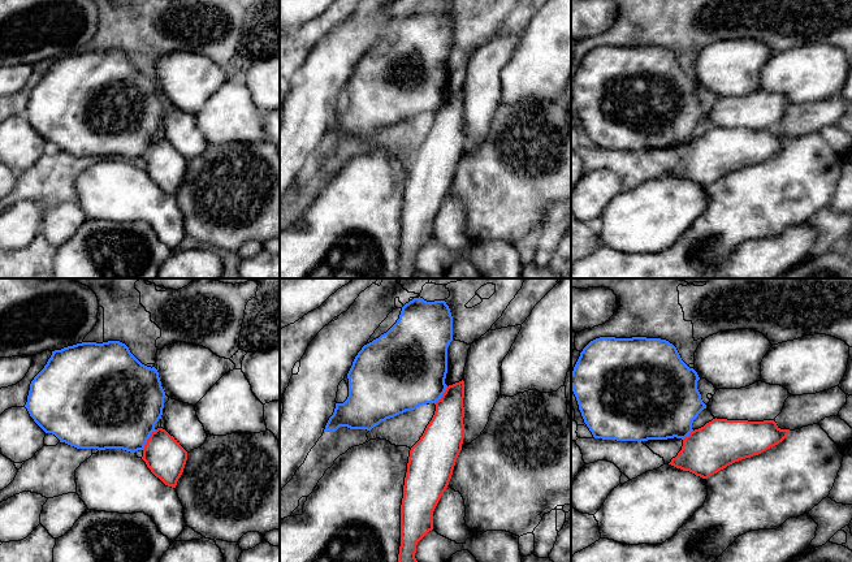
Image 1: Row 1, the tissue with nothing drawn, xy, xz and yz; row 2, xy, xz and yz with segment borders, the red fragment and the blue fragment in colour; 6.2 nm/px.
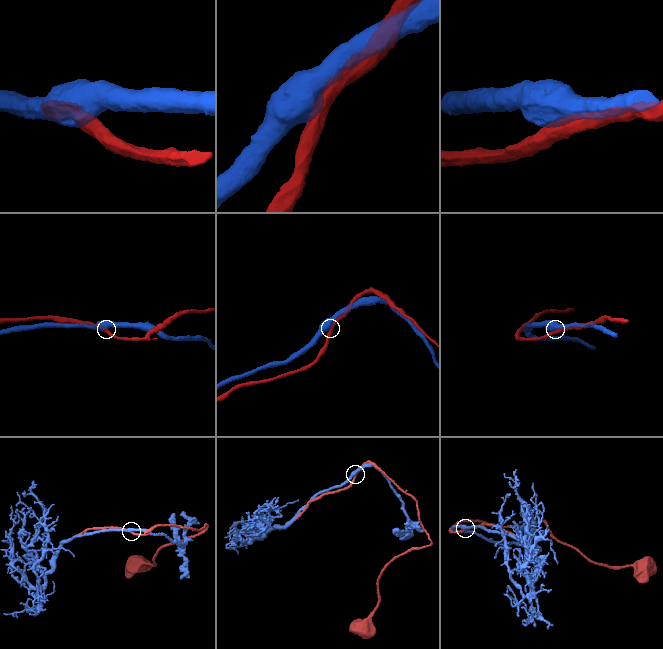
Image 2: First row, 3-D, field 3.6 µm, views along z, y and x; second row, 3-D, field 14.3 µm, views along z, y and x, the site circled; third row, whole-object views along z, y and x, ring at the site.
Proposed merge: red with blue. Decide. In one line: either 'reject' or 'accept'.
accept

